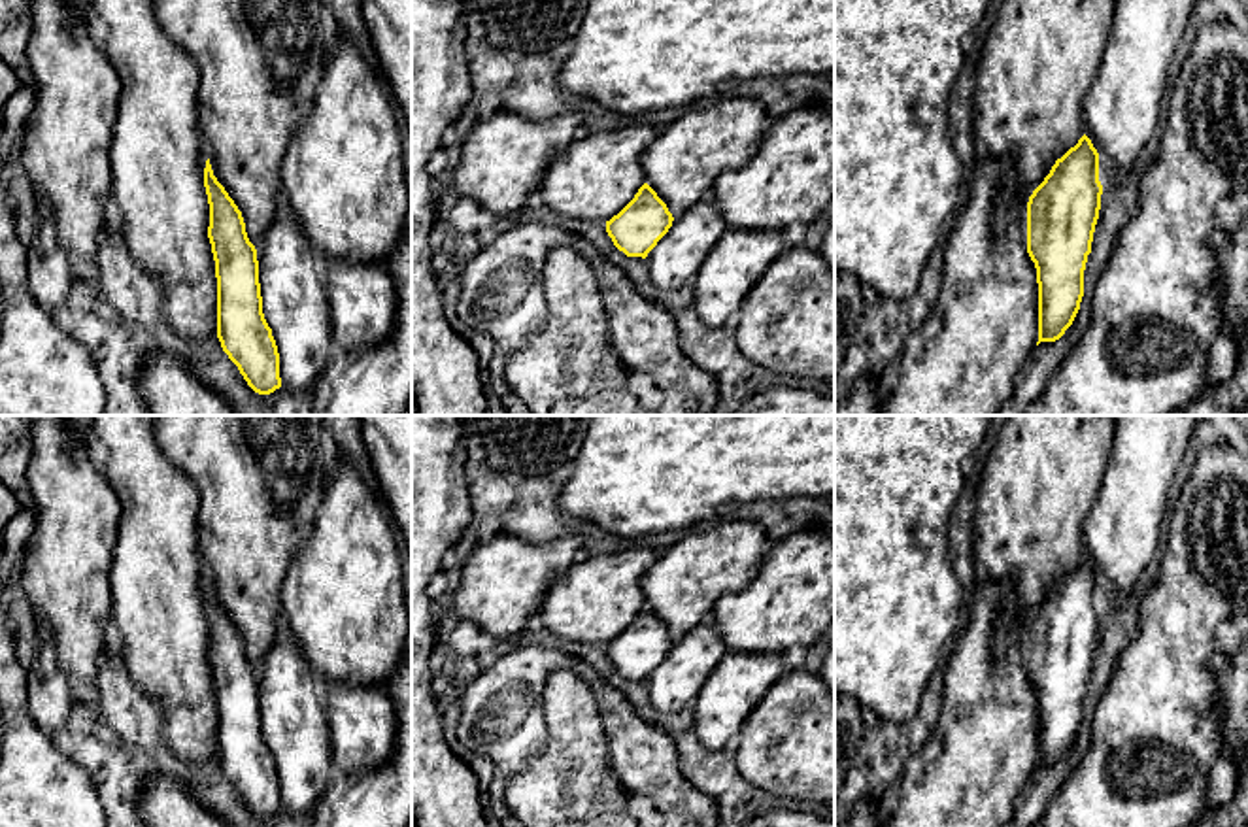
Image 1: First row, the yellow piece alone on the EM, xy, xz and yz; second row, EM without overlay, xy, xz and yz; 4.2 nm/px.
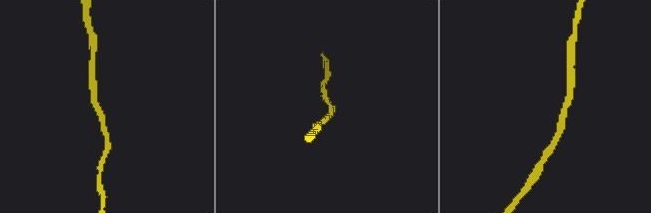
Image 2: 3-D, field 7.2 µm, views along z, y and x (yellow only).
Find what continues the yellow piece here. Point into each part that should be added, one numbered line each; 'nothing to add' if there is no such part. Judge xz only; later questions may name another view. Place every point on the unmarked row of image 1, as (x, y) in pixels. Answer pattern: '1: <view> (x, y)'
nothing to add

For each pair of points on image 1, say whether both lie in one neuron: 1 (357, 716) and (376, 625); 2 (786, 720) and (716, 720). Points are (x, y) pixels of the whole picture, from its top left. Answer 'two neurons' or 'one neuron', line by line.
1: one neuron
2: two neurons

